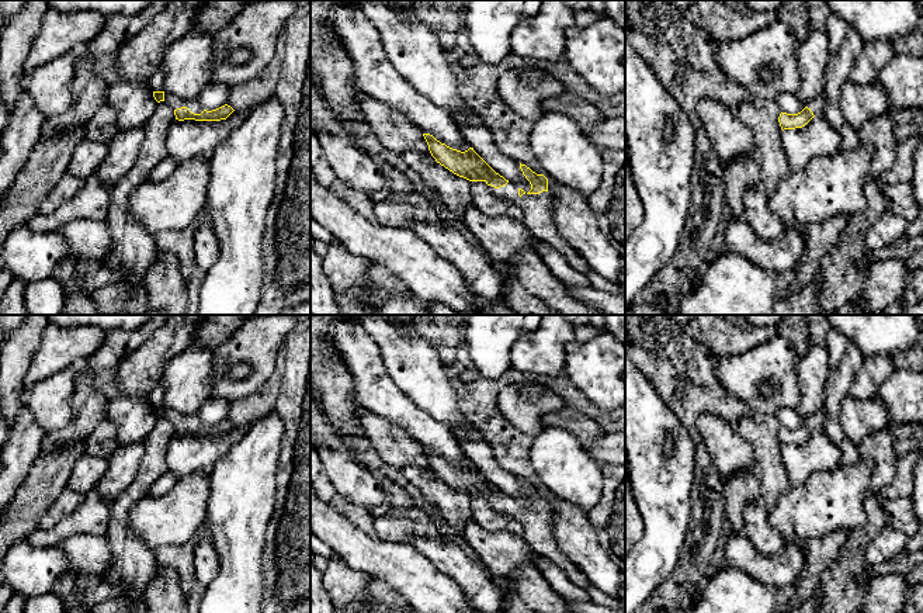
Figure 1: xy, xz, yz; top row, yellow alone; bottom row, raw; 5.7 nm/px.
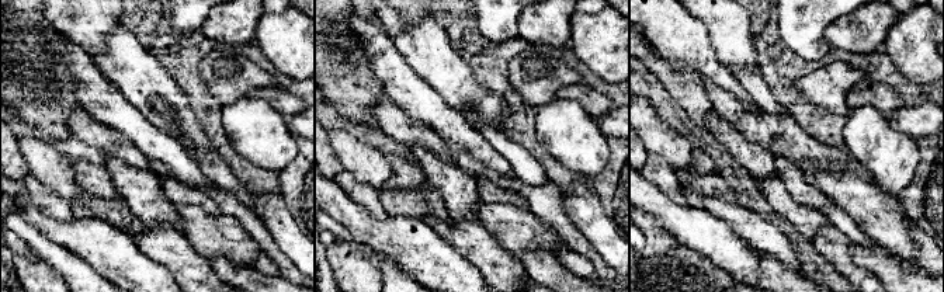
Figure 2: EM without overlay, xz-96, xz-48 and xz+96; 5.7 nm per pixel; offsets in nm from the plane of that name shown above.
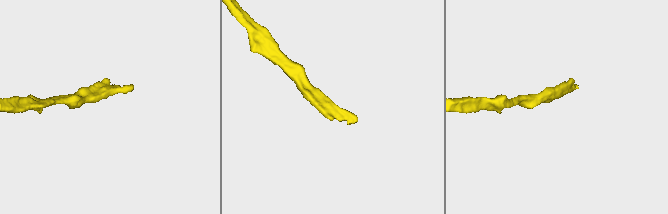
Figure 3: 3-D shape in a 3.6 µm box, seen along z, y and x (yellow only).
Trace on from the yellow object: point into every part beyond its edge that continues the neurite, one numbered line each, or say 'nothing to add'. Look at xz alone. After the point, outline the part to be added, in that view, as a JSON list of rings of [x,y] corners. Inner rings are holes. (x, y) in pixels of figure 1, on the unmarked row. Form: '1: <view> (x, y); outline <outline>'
1: xz (537, 523); outline [[[509,496],[500,503],[487,501],[493,510],[506,515],[517,520],[523,526],[521,537],[530,544],[534,553],[546,557],[563,569],[566,576],[579,588],[584,589],[591,602],[601,606],[610,606],[625,612],[625,605],[615,598],[601,592],[596,588],[587,576],[559,550],[554,529],[552,513],[549,506],[539,509],[523,509],[518,510],[518,502]]]

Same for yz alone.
1: yz (816, 419); outline [[[825,408],[808,416],[805,422],[808,422],[813,427],[815,432],[823,432],[825,422],[826,422]]]

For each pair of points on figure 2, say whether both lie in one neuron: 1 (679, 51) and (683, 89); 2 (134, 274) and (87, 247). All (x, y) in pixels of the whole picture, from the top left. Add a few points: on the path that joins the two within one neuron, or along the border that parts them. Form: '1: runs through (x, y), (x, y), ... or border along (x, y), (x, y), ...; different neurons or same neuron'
1: border along (653, 48), (667, 62), (693, 70), (703, 80); different neurons
2: runs through (122, 263), (107, 249), (99, 247); same neuron

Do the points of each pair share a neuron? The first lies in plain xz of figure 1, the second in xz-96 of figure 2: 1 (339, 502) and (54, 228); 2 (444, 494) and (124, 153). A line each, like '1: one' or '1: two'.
1: two
2: two

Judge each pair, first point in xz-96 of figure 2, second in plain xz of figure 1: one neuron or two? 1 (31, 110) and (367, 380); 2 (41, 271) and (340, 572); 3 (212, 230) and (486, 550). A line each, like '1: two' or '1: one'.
1: two
2: one
3: one

